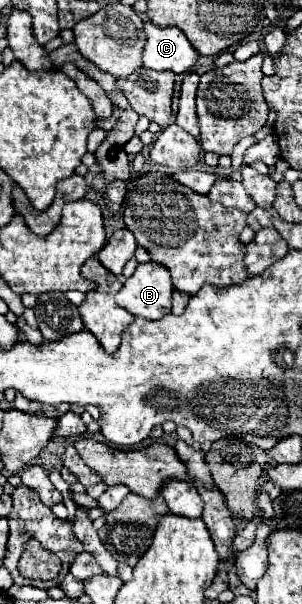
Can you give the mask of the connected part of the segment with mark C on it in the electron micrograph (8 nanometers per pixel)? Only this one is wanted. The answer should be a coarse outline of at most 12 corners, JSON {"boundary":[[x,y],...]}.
{"boundary":[[144,22],[146,68],[188,72],[198,52],[176,26]]}

